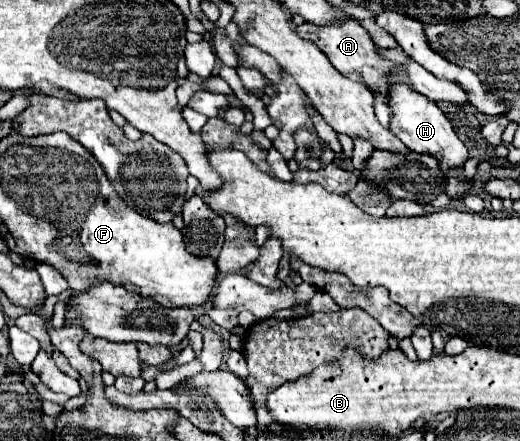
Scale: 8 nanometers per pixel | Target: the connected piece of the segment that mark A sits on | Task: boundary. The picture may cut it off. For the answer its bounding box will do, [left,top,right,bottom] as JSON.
[294,20,396,102]

